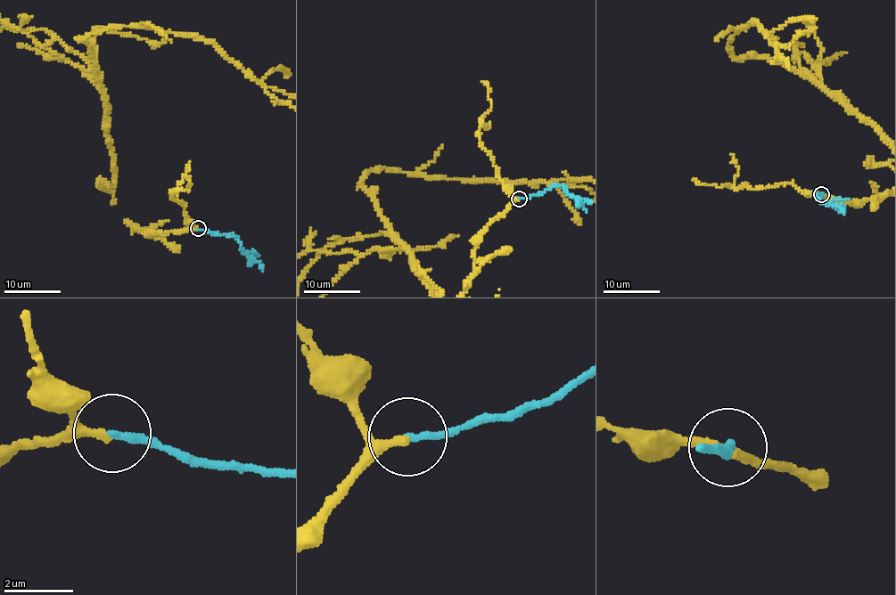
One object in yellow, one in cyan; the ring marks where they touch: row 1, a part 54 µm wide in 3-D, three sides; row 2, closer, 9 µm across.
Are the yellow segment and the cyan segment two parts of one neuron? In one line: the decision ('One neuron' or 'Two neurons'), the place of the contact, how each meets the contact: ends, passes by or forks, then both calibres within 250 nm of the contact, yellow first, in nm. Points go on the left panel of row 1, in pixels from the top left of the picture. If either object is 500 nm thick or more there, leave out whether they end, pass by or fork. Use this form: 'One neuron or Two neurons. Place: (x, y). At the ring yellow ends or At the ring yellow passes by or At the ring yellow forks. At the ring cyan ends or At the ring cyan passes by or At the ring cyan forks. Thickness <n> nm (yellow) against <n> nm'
One neuron. Place: (198, 228). At the ring yellow passes by. At the ring cyan ends. Thickness 190 nm (yellow) against 220 nm

